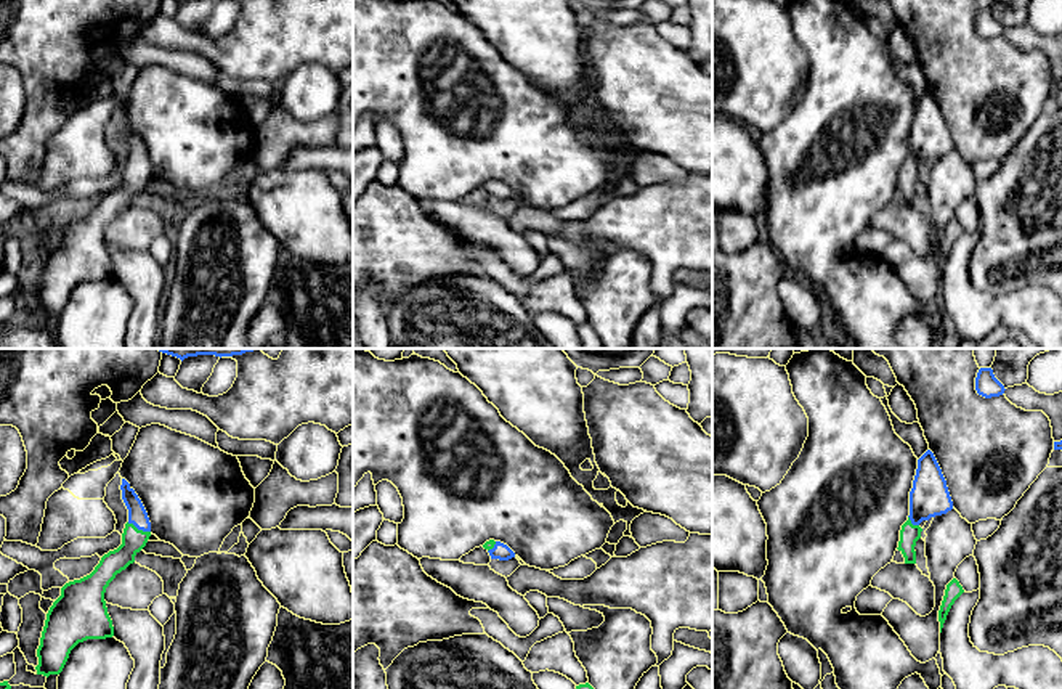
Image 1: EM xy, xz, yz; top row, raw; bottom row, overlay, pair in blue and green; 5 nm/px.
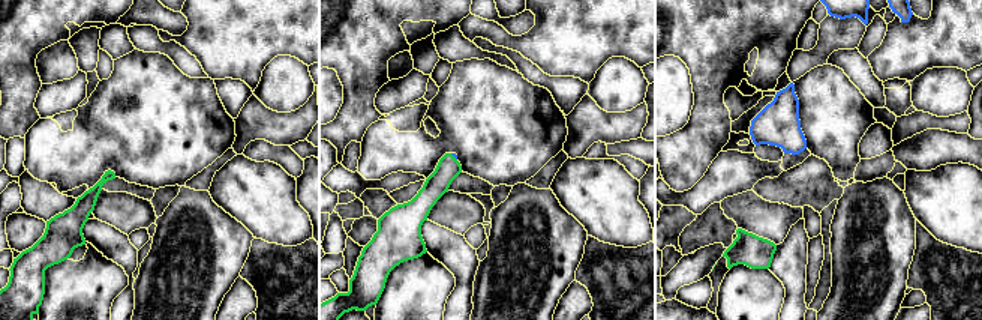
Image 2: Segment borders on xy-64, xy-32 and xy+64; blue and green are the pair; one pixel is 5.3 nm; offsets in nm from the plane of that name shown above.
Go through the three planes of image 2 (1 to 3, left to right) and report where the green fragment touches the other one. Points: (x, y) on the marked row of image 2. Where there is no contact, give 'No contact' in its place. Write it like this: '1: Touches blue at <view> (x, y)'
1: No contact
2: Touches blue at xy-32 (453, 155)
3: No contact

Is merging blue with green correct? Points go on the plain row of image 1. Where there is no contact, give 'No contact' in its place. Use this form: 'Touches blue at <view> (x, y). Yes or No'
Touches blue at xy (138, 169). Yes

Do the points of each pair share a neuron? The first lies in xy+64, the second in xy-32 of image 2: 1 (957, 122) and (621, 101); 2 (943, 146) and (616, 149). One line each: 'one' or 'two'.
1: two
2: one

